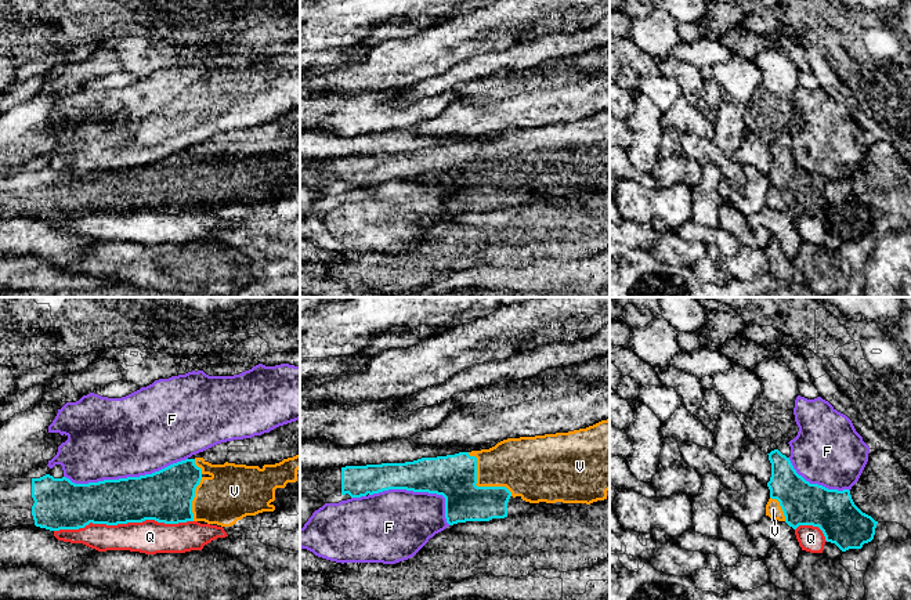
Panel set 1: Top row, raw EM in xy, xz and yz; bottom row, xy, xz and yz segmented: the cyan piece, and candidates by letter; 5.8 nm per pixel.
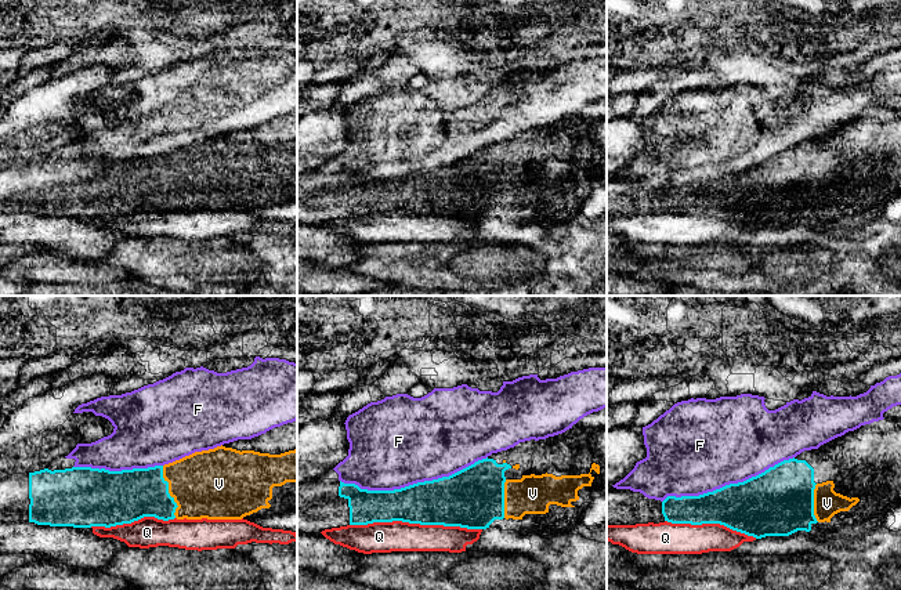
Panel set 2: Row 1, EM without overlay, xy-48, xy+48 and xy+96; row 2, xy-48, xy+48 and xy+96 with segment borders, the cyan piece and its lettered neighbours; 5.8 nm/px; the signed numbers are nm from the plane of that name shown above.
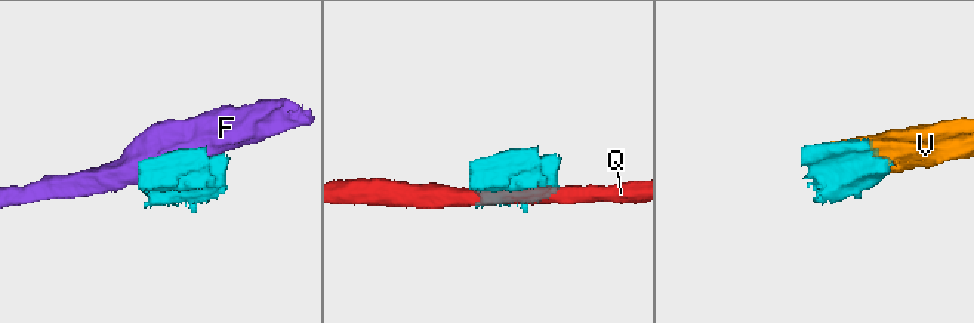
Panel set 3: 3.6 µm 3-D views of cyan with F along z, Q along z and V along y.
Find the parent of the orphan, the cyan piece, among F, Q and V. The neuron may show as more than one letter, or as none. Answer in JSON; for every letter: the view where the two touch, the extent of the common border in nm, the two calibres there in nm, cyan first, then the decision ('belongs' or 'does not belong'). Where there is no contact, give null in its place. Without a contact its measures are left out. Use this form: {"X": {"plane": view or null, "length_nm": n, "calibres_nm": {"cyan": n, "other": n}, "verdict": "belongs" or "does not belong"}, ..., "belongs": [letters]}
{"F": {"plane": "xy", "length_nm": 750, "calibres_nm": {"cyan": 300, "other": 480}, "verdict": "does not belong"}, "Q": {"plane": "xy", "length_nm": 800, "calibres_nm": {"cyan": 280, "other": 200}, "verdict": "does not belong"}, "V": {"plane": "xz", "length_nm": 360, "calibres_nm": {"cyan": 260, "other": 280}, "verdict": "belongs"}, "belongs": ["V"]}

